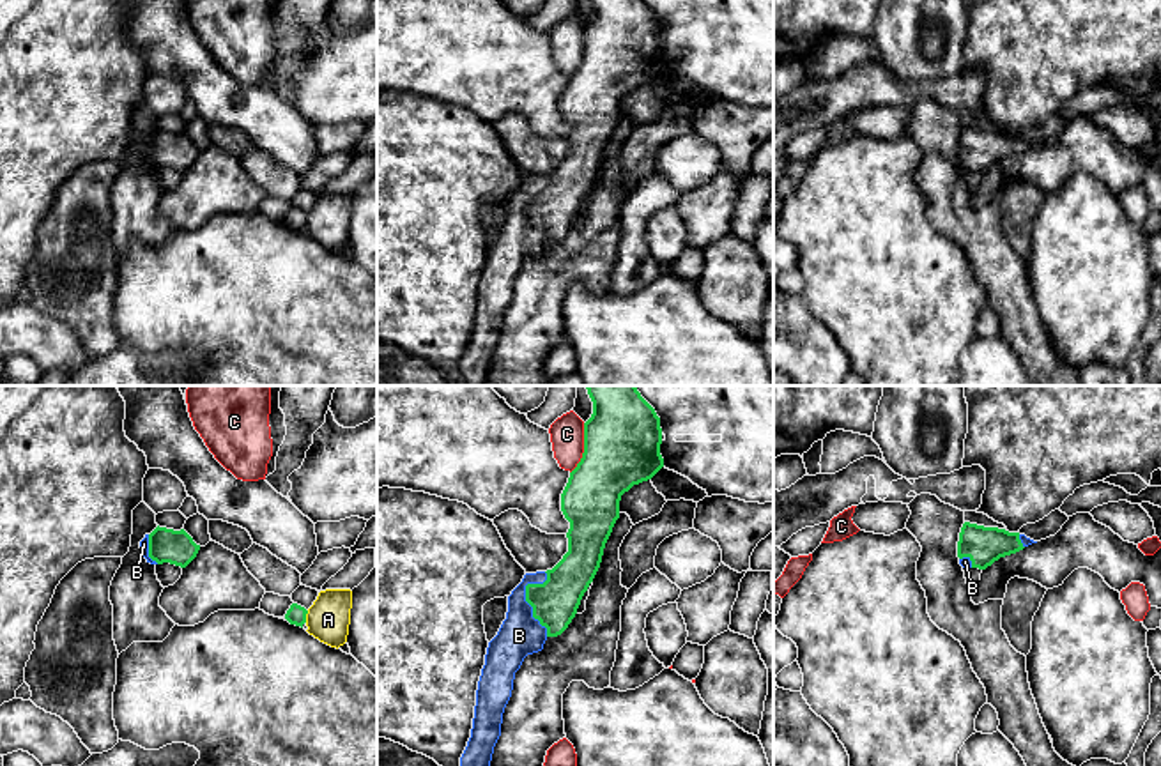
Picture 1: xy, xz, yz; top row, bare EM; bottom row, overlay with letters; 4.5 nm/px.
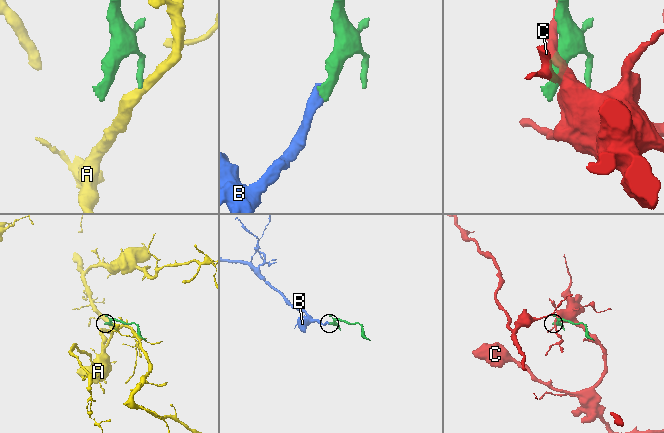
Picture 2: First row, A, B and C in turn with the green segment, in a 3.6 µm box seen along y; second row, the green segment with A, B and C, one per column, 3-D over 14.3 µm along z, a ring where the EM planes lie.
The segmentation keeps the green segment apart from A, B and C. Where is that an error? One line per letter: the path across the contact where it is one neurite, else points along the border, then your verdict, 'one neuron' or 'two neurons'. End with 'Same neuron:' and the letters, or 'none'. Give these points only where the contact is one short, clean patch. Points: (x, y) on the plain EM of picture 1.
A: along xy (308, 214), (305, 225) | two neurons
B: across xz (554, 207), (526, 202), (526, 232), (519, 239) | one neuron
C: two neurons
Same neuron: B

